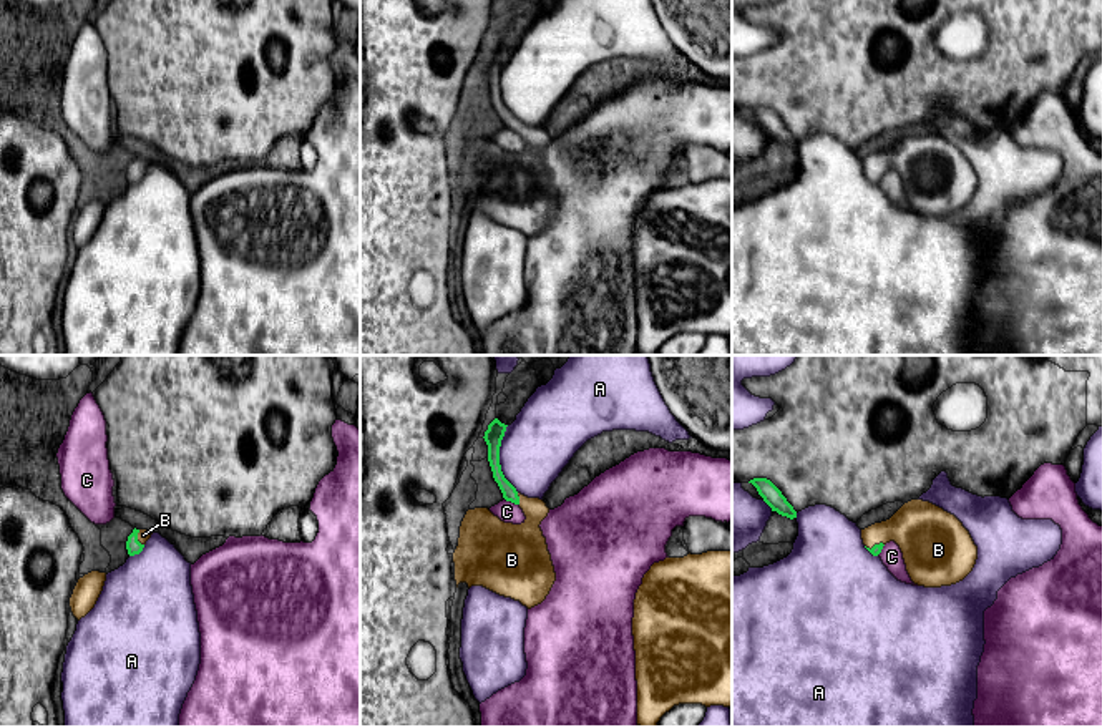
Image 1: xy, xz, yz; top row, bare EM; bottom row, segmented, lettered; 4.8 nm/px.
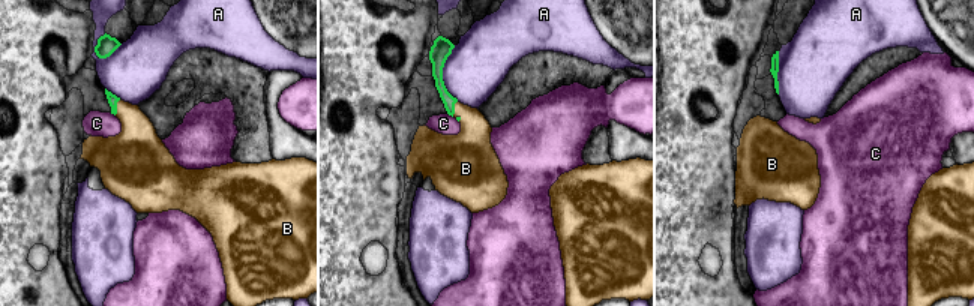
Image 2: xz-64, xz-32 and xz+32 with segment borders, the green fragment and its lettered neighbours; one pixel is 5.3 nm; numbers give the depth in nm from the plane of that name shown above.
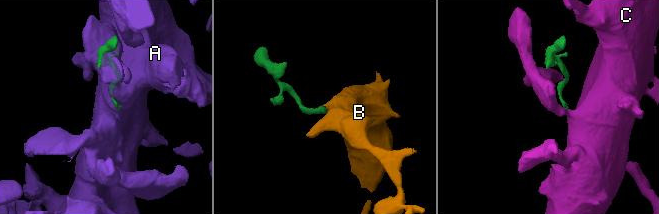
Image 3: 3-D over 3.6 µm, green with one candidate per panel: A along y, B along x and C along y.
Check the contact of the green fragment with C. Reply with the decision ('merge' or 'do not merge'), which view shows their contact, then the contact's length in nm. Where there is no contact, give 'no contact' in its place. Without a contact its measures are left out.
do not merge; contact in xz; length 80 nm

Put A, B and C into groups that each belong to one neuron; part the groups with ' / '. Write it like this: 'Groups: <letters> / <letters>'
Groups: A / B / C

